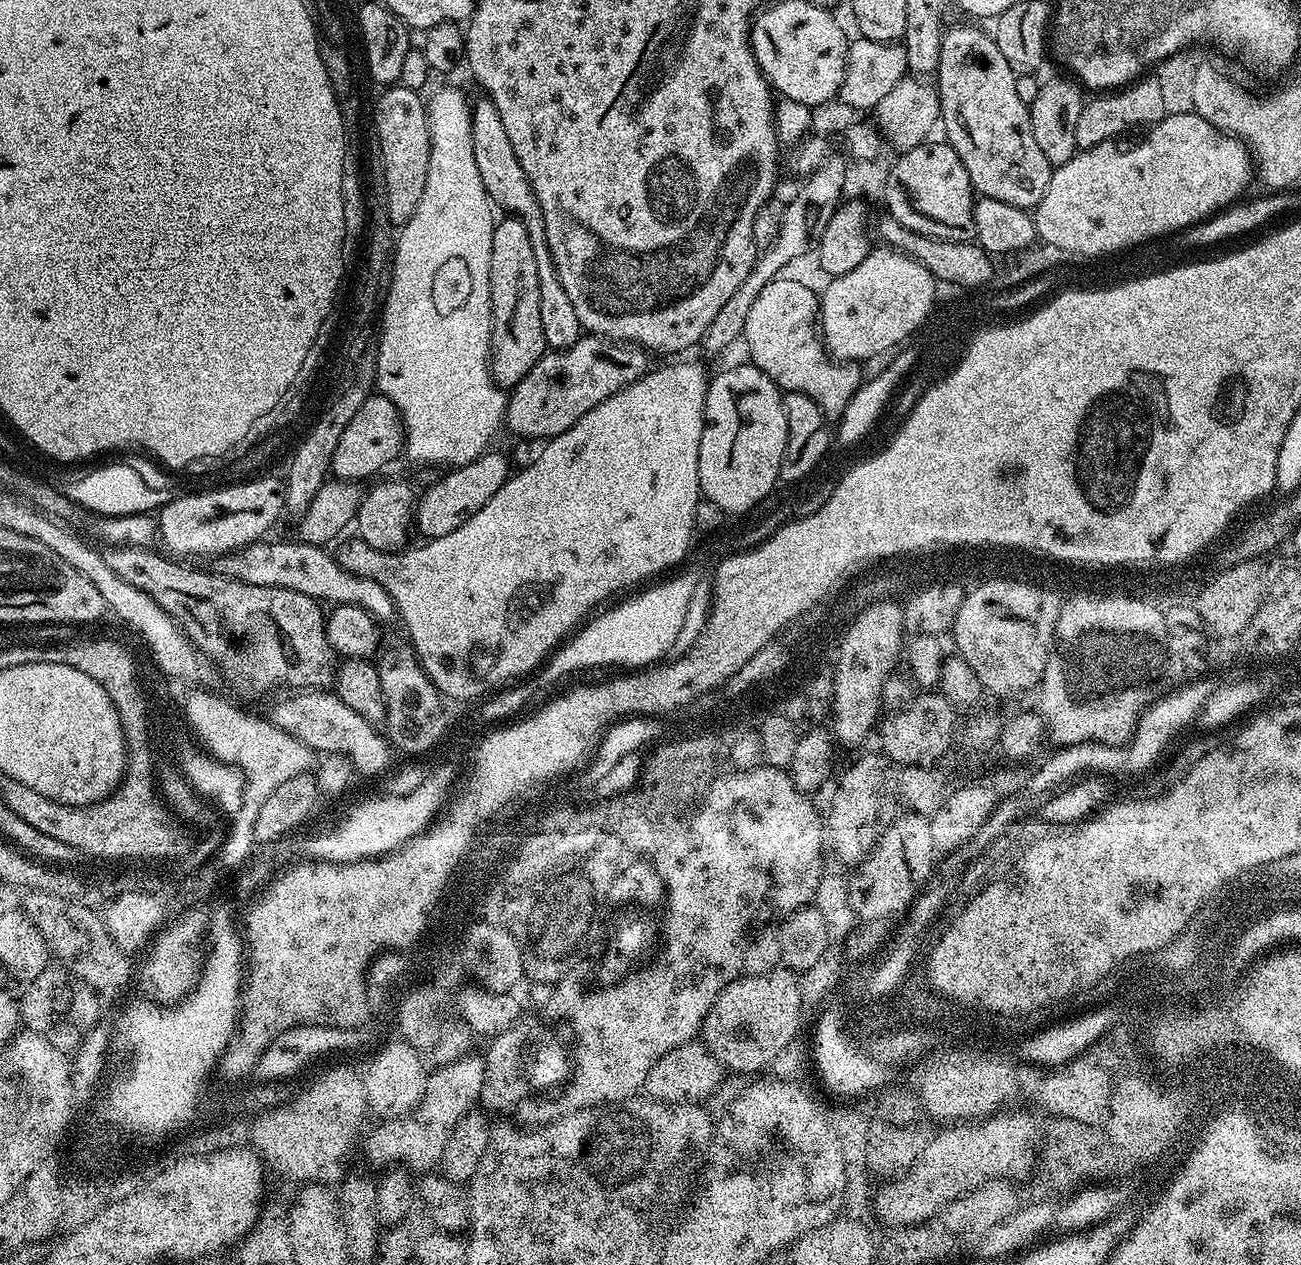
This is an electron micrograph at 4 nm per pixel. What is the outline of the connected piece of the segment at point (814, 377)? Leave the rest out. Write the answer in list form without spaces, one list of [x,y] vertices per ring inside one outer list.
[[[777,278],[770,281],[746,317],[742,335],[748,343],[751,363],[762,369],[776,387],[784,392],[806,394],[824,412],[825,417],[840,418],[852,396],[862,385],[855,363],[837,362],[828,355],[818,331],[818,296],[800,280]]]

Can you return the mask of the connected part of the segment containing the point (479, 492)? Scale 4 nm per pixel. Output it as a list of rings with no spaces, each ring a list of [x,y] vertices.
[[[489,450],[474,462],[461,464],[445,472],[448,473],[441,480],[434,481],[421,496],[419,493],[414,504],[415,531],[420,531],[421,537],[429,540],[450,534],[450,530],[462,526],[466,518],[478,514],[478,510],[482,510],[482,506],[486,506],[486,502],[490,502],[490,498],[494,498],[494,494],[498,494],[500,487],[507,482],[510,467],[502,453]]]

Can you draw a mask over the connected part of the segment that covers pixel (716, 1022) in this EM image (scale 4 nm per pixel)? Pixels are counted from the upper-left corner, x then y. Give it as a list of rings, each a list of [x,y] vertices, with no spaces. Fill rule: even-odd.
[[[783,966],[776,968],[770,974],[761,976],[741,975],[740,979],[730,982],[718,994],[714,1006],[704,1019],[702,1029],[702,1043],[718,1058],[725,1069],[736,1074],[749,1074],[748,1072],[760,1072],[771,1065],[774,1054],[782,1054],[791,1040],[797,1039],[802,1013],[802,998],[800,997],[800,982],[797,973],[791,968]]]

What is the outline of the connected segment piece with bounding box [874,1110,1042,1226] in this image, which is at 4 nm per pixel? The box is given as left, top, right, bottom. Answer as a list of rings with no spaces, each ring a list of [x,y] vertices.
[[[1001,1110],[996,1113],[995,1116],[989,1116],[979,1122],[956,1122],[951,1126],[944,1126],[940,1133],[933,1135],[931,1139],[928,1141],[928,1145],[926,1146],[926,1150],[922,1150],[922,1154],[918,1159],[914,1162],[914,1166],[909,1168],[907,1172],[904,1173],[903,1176],[890,1180],[884,1183],[881,1183],[879,1187],[875,1189],[874,1192],[874,1211],[878,1217],[879,1223],[884,1224],[892,1224],[888,1226],[907,1226],[910,1224],[921,1224],[922,1221],[928,1220],[935,1214],[939,1212],[941,1208],[945,1208],[947,1204],[950,1202],[954,1202],[957,1200],[959,1196],[964,1196],[968,1193],[969,1190],[973,1188],[980,1187],[981,1184],[985,1183],[985,1181],[989,1180],[1011,1180],[1013,1182],[1021,1182],[1020,1180],[1024,1180],[1028,1175],[1032,1172],[1032,1167],[1037,1167],[1038,1164],[1038,1153],[1042,1148],[1042,1136],[1038,1131],[1036,1132],[1036,1124],[1031,1120],[1030,1117],[1027,1116],[1024,1112],[1012,1112],[1013,1110]]]

